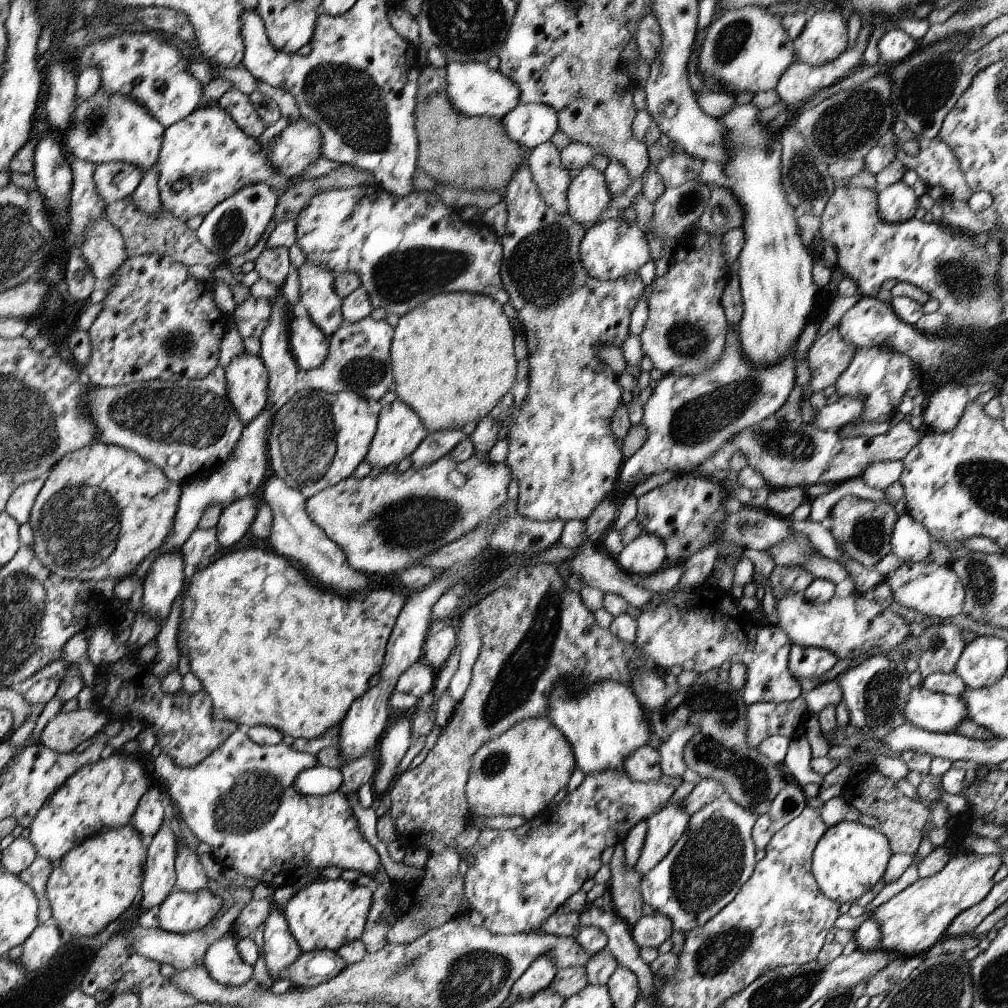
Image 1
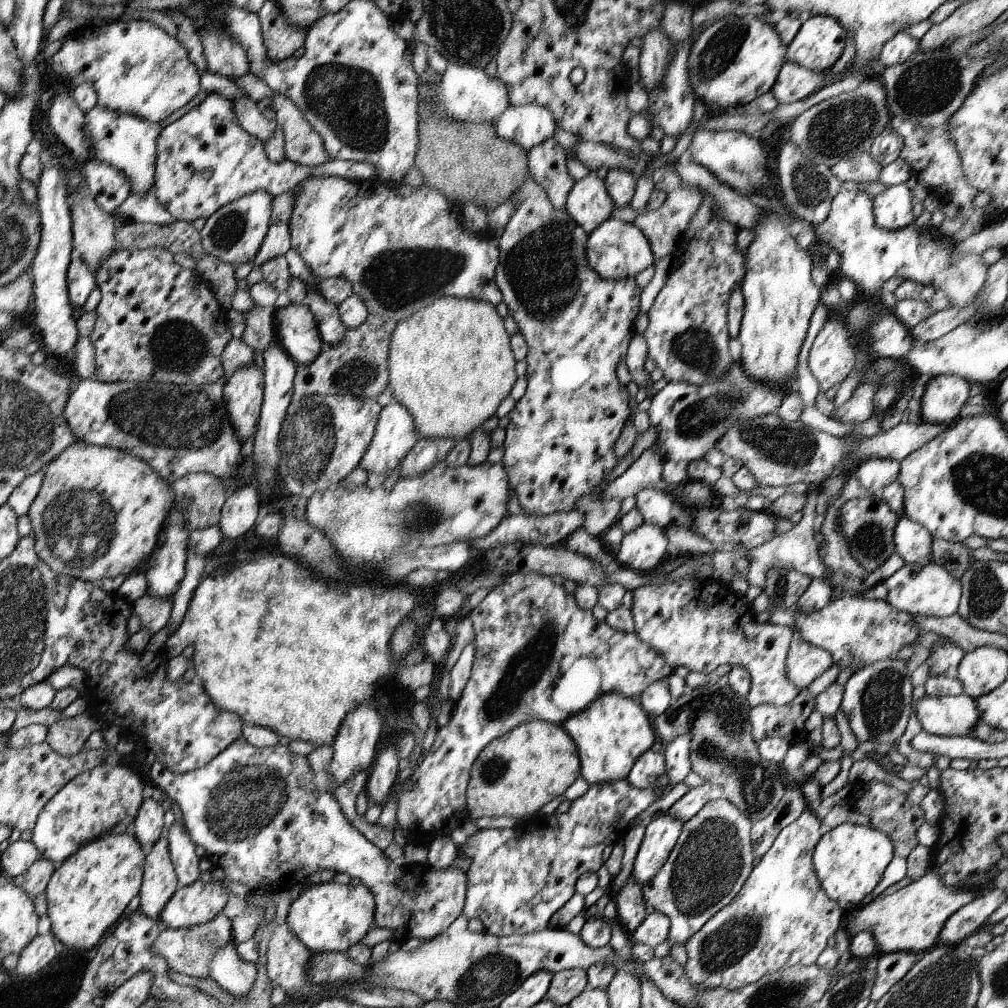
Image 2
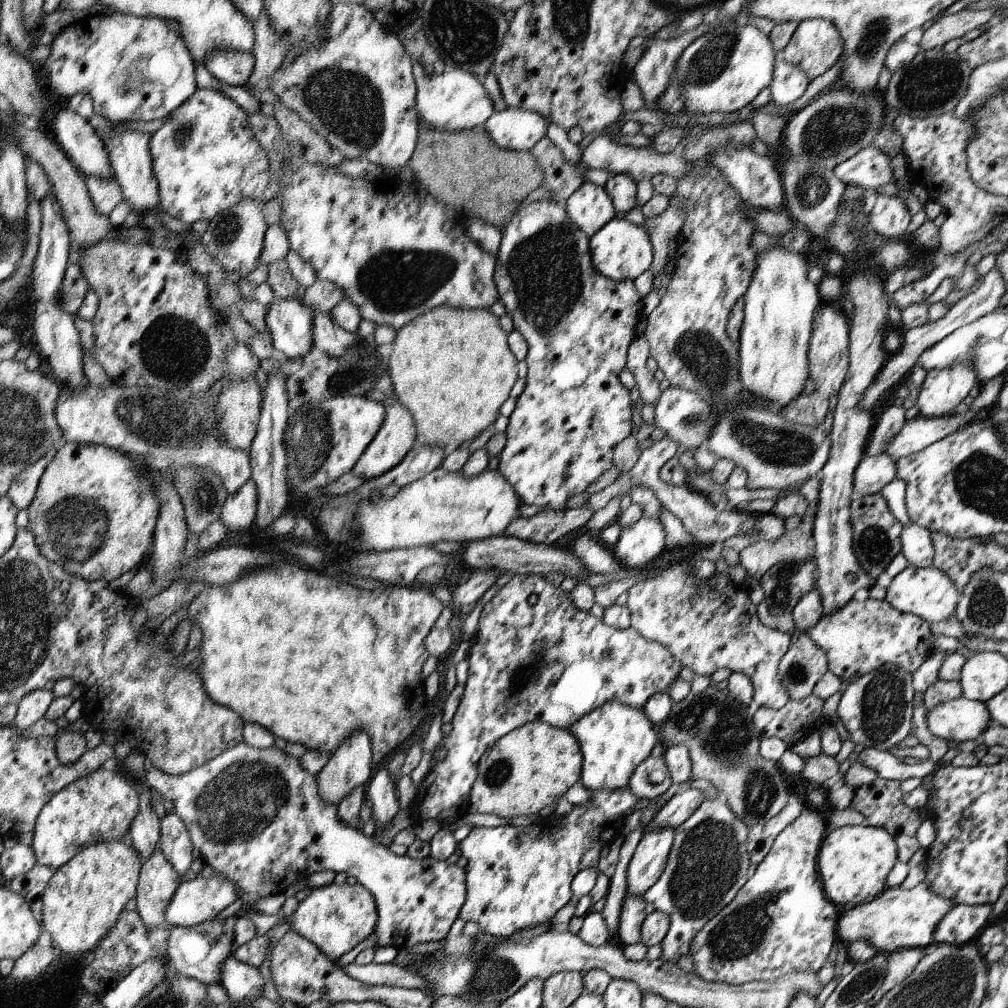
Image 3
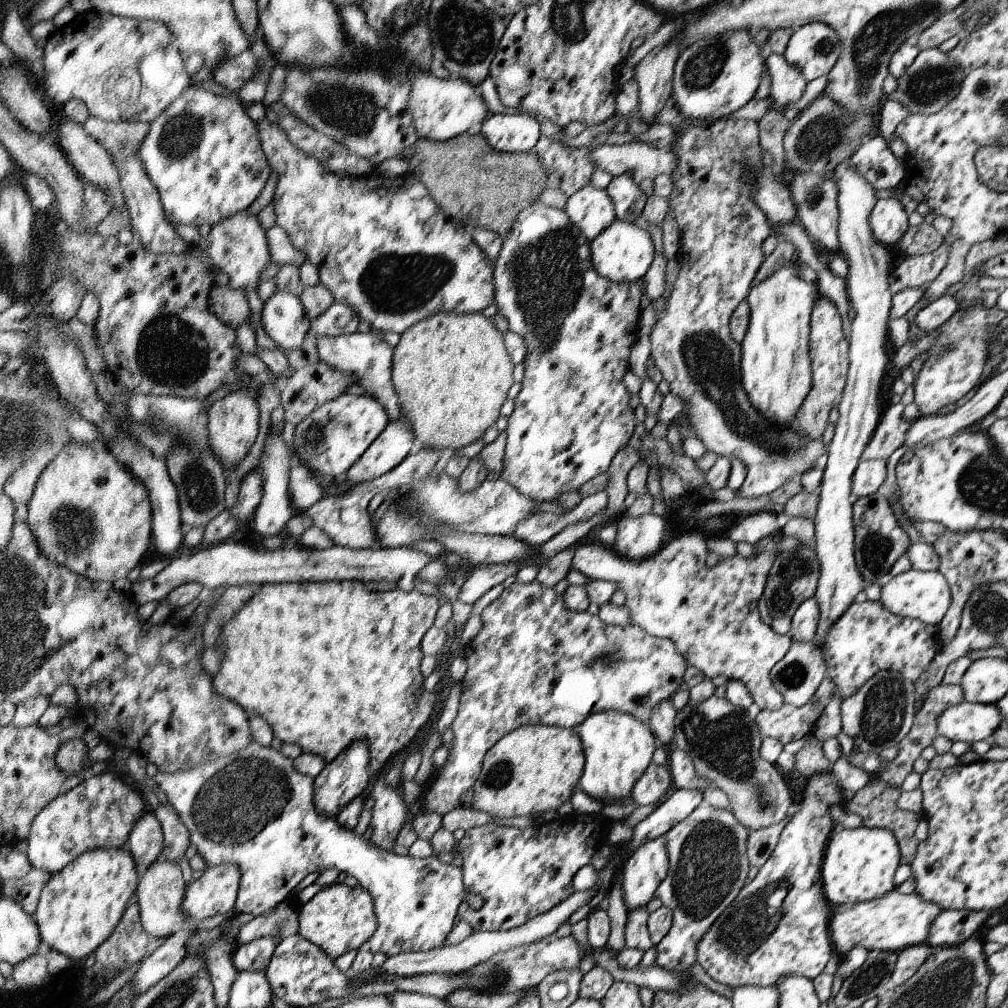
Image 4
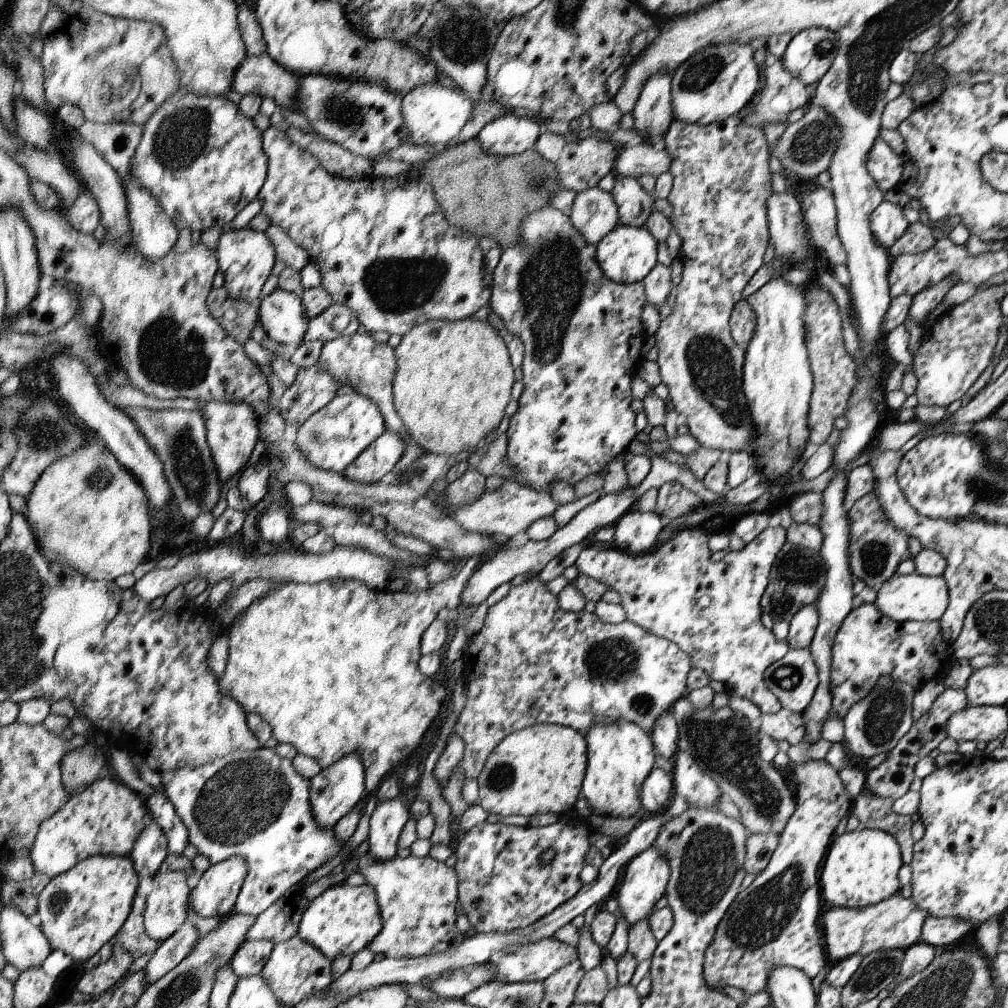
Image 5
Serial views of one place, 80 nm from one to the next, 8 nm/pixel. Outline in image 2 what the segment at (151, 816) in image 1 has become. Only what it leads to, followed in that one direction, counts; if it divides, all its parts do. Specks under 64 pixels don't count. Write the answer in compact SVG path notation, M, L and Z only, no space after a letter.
M152 798L144 802L131 827L136 840L140 840L140 844L151 848L155 845L156 840L160 839L160 834L163 834L162 828L164 828L162 816L165 815L165 812L166 810L162 810L162 806Z

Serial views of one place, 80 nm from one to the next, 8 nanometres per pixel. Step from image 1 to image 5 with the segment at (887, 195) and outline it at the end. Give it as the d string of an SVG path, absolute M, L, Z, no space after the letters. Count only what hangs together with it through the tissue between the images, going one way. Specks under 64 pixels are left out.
M882 201L870 215L870 228L875 241L888 250L908 228L904 209L889 201Z

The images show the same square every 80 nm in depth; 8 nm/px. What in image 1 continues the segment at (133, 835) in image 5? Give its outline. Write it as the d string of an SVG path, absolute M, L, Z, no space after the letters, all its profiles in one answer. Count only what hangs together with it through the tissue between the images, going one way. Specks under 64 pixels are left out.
M124 751L114 752L106 760L101 758L94 764L83 766L48 798L30 825L29 839L41 857L56 864L68 851L91 836L106 829L132 825L140 799L148 789L148 778L140 762L127 757Z

